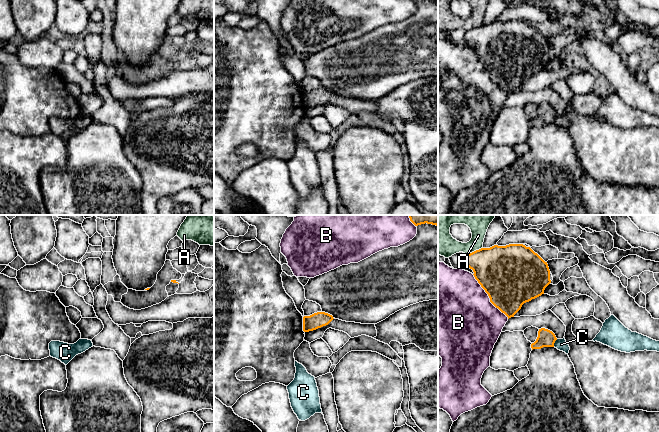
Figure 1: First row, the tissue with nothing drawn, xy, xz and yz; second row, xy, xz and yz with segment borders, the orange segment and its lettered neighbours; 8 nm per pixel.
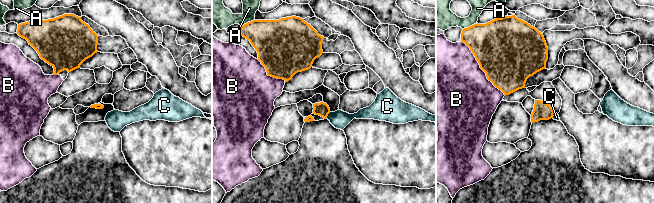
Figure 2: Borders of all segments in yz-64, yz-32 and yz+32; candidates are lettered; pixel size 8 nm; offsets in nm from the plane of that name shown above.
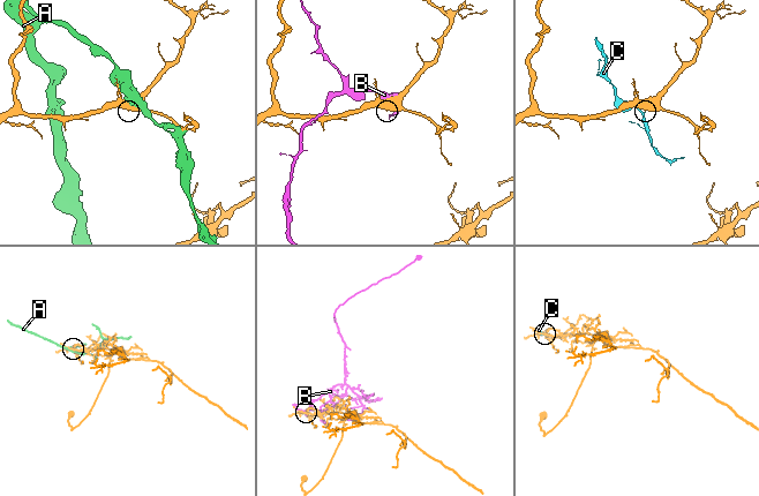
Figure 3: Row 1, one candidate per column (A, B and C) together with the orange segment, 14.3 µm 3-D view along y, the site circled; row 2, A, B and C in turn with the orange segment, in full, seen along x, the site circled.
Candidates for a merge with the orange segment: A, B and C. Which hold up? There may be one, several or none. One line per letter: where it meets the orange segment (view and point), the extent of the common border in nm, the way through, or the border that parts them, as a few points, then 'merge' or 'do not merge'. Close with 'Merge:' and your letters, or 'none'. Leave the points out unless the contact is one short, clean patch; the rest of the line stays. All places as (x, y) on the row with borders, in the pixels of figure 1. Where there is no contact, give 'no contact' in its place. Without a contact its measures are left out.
A: contact yz (474, 251); length 150 nm; do not merge
B: contact yz (489, 297); length 460 nm; do not merge
C: contact yz (554, 342); length 70 nm; border yz (557, 339), (553, 346); do not merge
Merge: none

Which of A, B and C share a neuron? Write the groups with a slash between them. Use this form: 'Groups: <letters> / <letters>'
Groups: A / B / C

